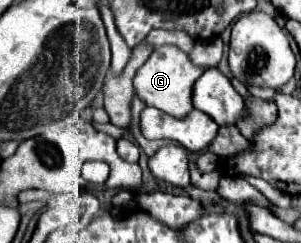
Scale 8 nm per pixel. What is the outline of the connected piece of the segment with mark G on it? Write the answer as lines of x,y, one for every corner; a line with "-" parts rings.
164,45
152,51
148,61
136,71
132,83
138,99
144,101
148,107
156,107
172,117
184,117
188,111
192,111
190,89
194,85
194,79
198,79
198,75
202,75
202,71
198,71
198,67
190,63
184,51
178,51
178,47

